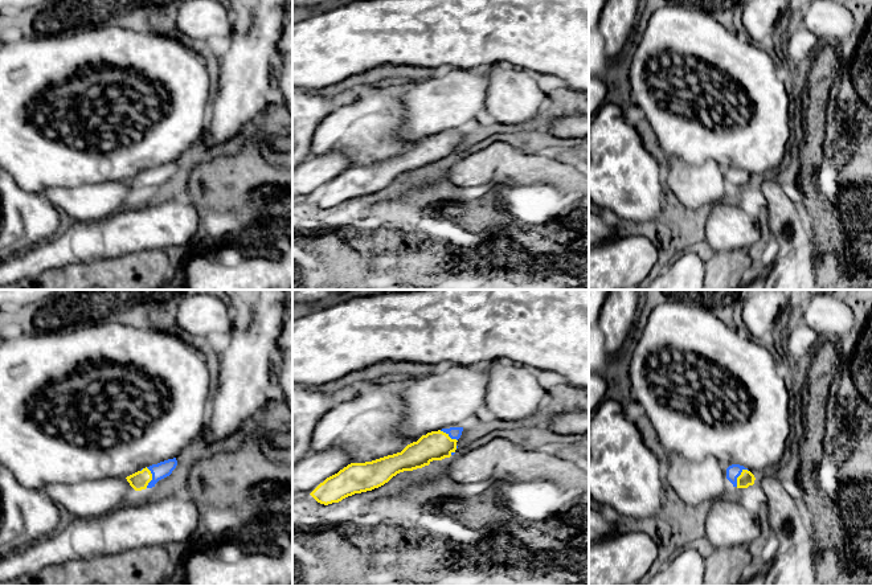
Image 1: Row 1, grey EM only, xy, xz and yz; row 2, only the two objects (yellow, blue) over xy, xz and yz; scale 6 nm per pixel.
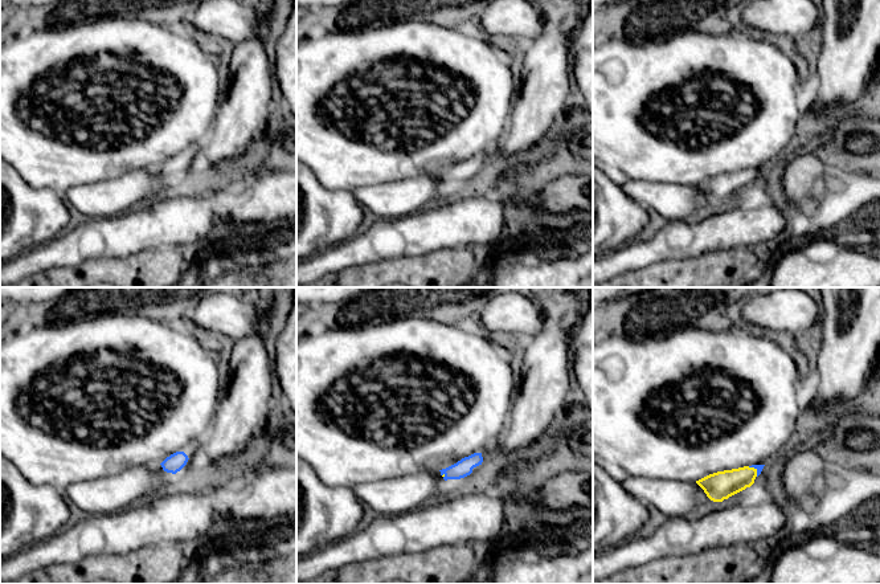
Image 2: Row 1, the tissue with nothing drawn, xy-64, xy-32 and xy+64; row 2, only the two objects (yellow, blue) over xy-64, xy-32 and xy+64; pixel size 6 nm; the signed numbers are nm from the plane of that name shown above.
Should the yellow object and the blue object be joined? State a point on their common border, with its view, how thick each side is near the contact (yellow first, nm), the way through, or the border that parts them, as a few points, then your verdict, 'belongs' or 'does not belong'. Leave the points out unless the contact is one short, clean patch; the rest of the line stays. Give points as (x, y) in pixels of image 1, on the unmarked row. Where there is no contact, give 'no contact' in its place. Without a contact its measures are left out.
meets yellow in yz at (739, 180); 90 nm thick on the yellow side, 90 nm on the other; runs through yz (746, 181), (739, 180), (733, 175); belongs

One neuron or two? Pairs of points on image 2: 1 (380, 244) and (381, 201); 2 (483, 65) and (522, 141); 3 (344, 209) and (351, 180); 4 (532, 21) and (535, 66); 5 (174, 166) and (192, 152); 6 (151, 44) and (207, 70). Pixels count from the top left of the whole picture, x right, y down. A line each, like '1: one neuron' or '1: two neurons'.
1: two neurons
2: two neurons
3: two neurons
4: two neurons
5: one neuron
6: one neuron

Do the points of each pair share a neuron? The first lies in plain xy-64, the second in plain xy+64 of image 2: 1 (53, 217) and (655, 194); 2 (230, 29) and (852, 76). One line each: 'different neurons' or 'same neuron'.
1: same neuron
2: different neurons

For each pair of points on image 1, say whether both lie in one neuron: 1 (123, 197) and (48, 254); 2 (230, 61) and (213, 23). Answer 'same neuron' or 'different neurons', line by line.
1: different neurons
2: different neurons

